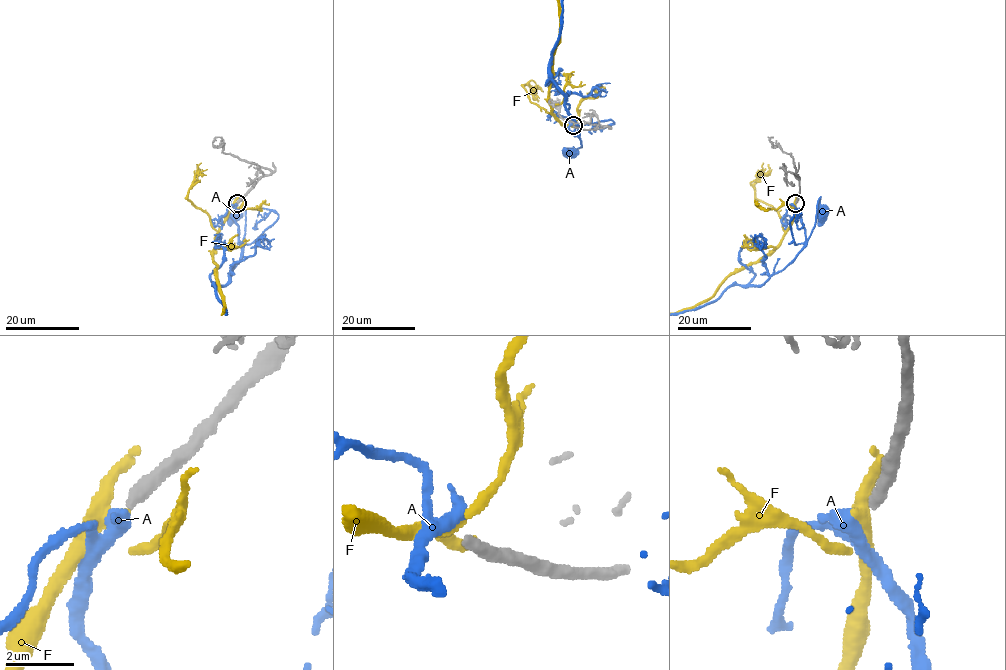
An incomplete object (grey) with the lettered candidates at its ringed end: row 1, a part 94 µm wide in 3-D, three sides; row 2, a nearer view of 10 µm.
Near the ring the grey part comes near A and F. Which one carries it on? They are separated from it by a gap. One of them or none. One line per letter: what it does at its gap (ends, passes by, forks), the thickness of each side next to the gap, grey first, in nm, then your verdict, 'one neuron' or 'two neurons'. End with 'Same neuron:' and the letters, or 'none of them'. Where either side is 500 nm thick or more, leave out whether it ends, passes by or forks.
A: 360 nm thick on the grey side, 500 nm on the other; two neurons
F: it forks there; 360 nm thick on the grey side, 320 nm on the other; one neuron
Same neuron: F

